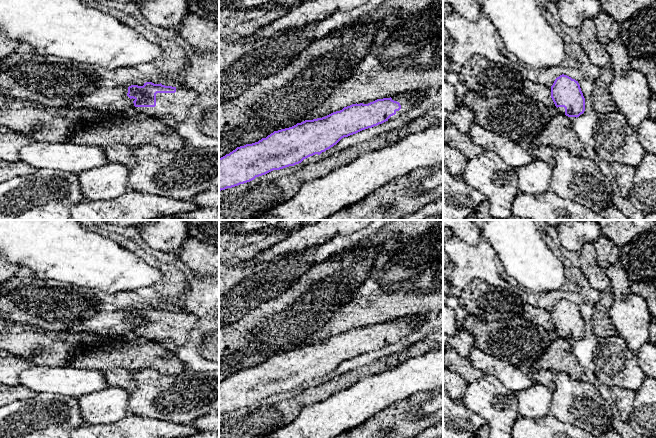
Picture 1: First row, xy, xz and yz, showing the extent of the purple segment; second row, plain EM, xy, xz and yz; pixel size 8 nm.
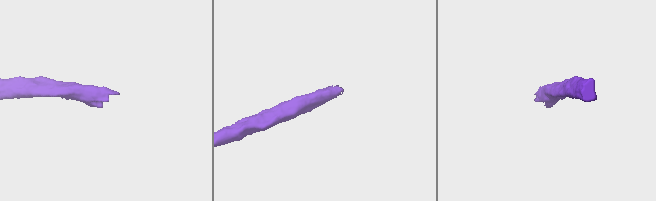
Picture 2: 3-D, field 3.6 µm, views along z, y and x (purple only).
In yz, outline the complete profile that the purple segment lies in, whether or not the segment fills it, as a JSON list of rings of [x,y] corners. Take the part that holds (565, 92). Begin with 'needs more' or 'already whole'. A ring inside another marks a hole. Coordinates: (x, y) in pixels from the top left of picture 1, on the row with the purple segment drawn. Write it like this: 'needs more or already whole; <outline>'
needs more; [[[567,75],[557,77],[551,86],[551,98],[557,111],[568,117],[579,117],[585,111],[585,98],[578,81]]]

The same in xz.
needs more; [[[403,92],[368,104],[352,104],[325,117],[274,131],[258,142],[237,147],[219,158],[219,191],[254,180],[273,170],[301,163],[342,138],[394,120],[417,106],[416,92]]]

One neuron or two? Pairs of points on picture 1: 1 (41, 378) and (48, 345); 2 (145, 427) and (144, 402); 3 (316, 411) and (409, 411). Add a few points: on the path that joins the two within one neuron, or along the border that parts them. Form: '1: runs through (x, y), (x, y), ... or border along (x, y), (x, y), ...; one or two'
1: border along (32, 365), (65, 366); two
2: border along (128, 413), (166, 420), (168, 422); two
3: border along (402, 400), (392, 403), (361, 424); two

